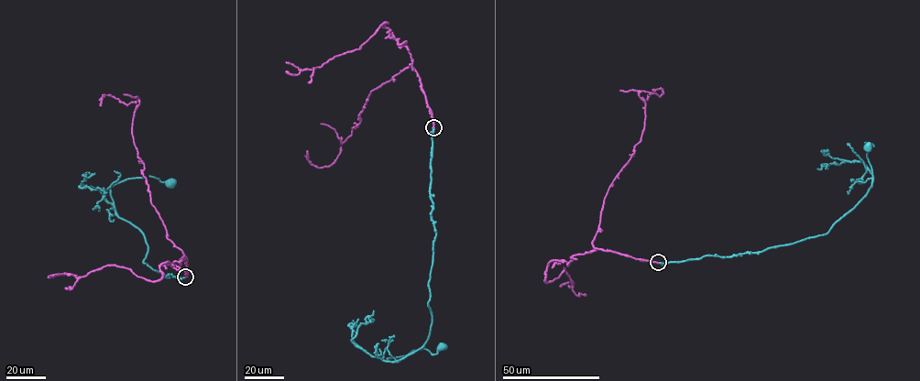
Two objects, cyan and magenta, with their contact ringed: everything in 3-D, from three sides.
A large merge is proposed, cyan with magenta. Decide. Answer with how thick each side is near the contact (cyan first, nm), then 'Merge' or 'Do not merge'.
Thickness 320 nm (cyan) against 300 nm. Merge

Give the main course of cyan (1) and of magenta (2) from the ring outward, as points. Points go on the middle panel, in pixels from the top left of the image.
1: (433, 127), (431, 328), (420, 348), (388, 359), (425, 348), (436, 353), (441, 347)
2: (433, 127), (420, 78), (407, 67), (370, 92), (335, 160), (315, 167), (307, 150)

